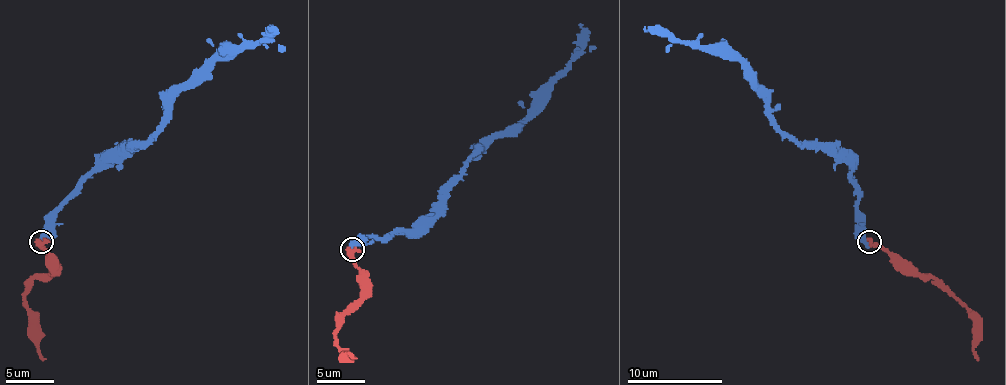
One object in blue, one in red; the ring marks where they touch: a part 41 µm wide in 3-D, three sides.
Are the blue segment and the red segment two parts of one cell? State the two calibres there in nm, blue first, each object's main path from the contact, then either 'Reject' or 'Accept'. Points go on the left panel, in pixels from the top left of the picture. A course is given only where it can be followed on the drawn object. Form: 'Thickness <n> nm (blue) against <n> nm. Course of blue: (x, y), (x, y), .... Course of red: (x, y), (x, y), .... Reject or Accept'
Thickness 600 nm (blue) against 650 nm. Course of blue: (41, 241), (53, 212), (87, 179), (139, 148), (218, 54), (249, 47), (268, 26). Course of red: (41, 241), (48, 253), (51, 270), (32, 282), (25, 305), (34, 322), (36, 351), (46, 358). Accept

